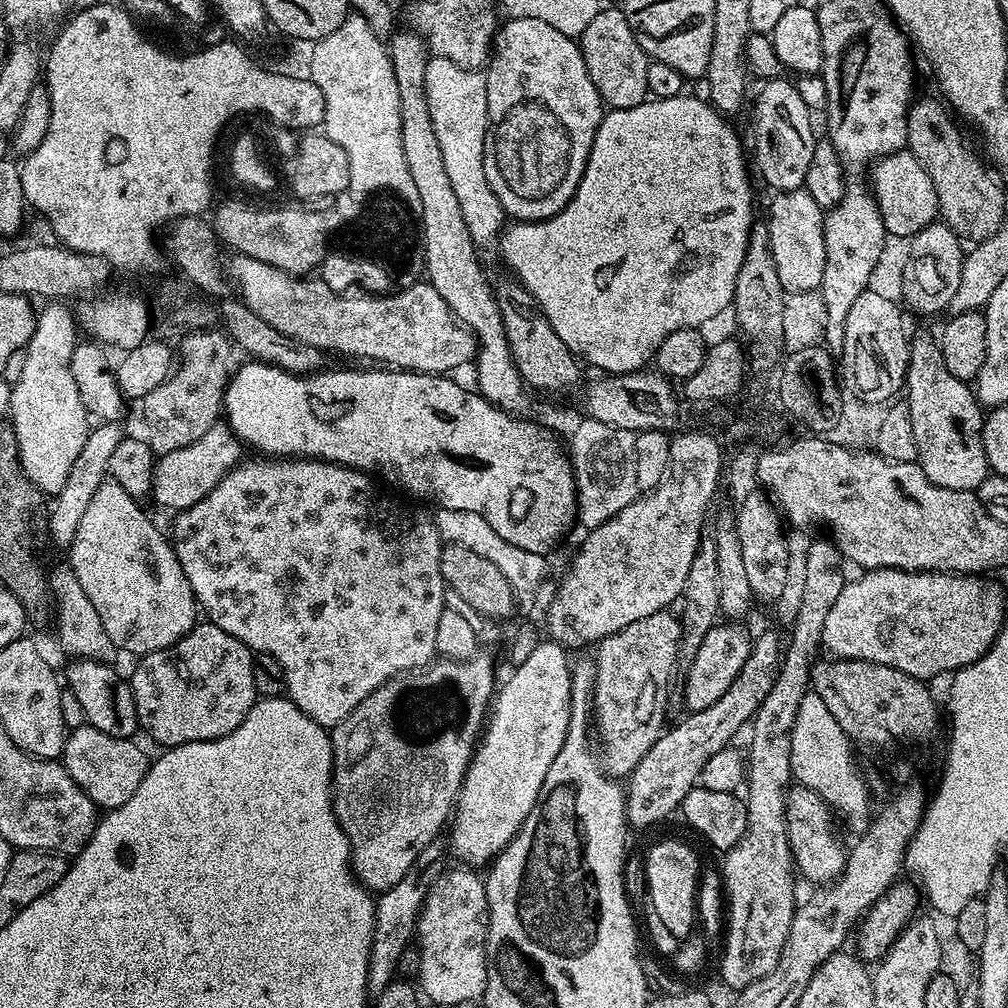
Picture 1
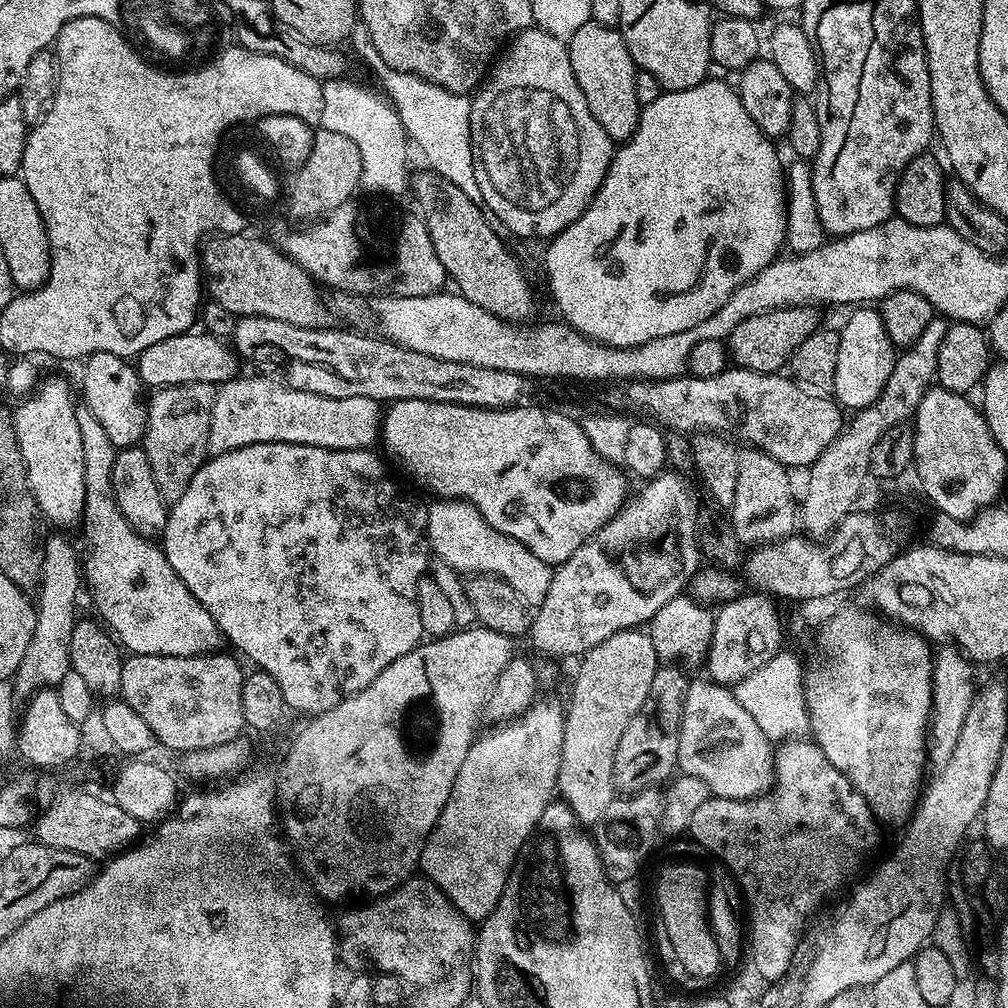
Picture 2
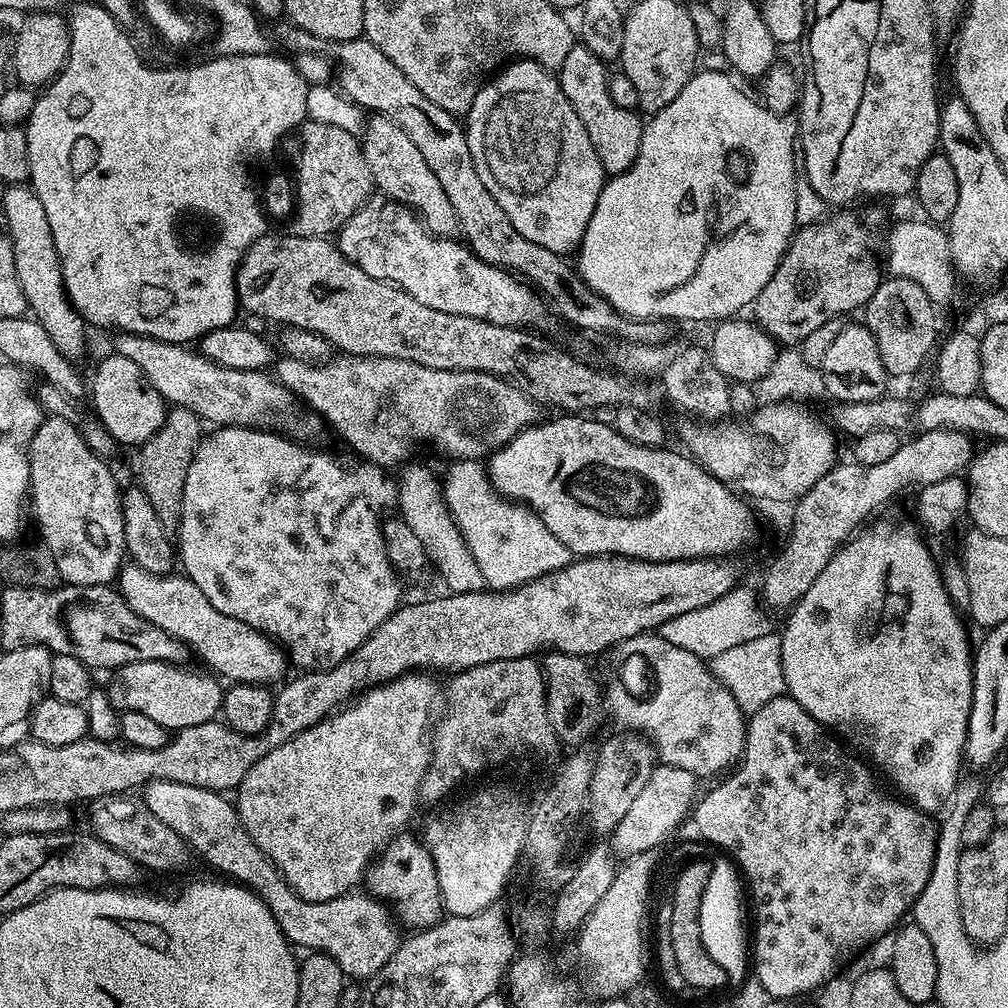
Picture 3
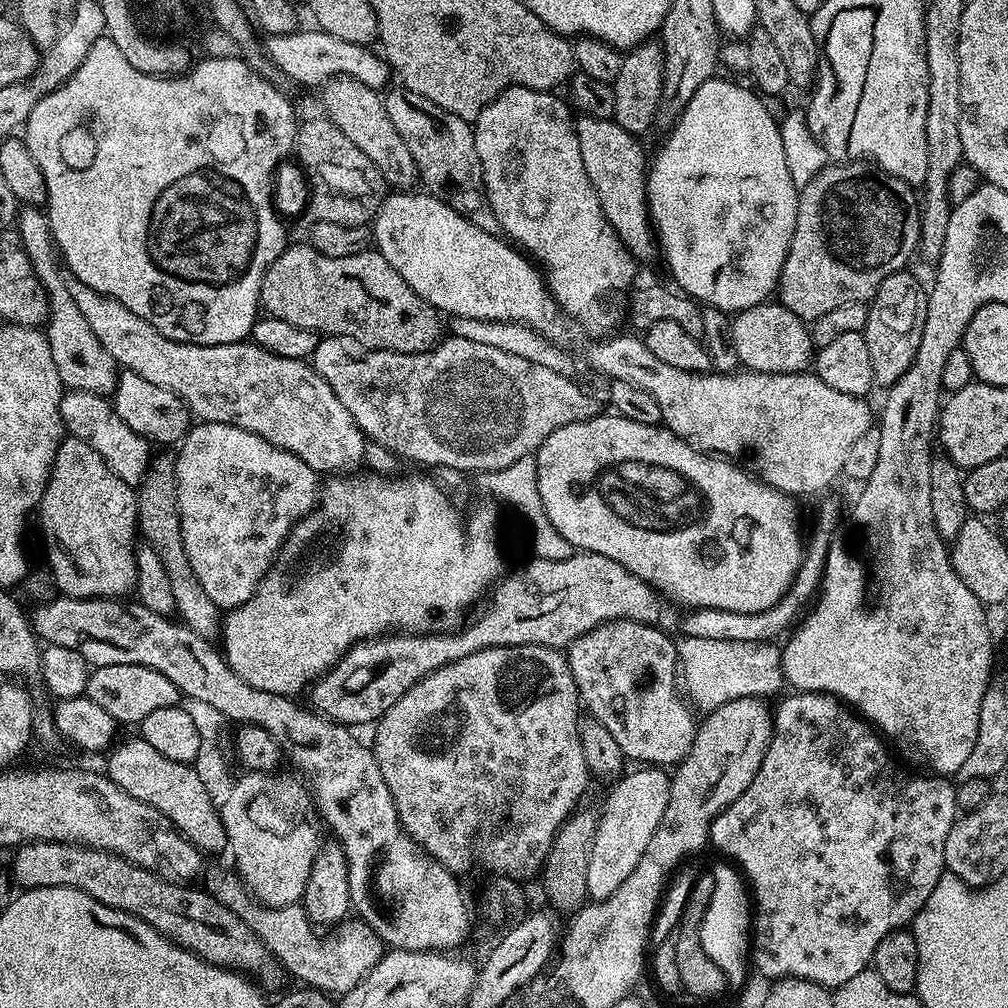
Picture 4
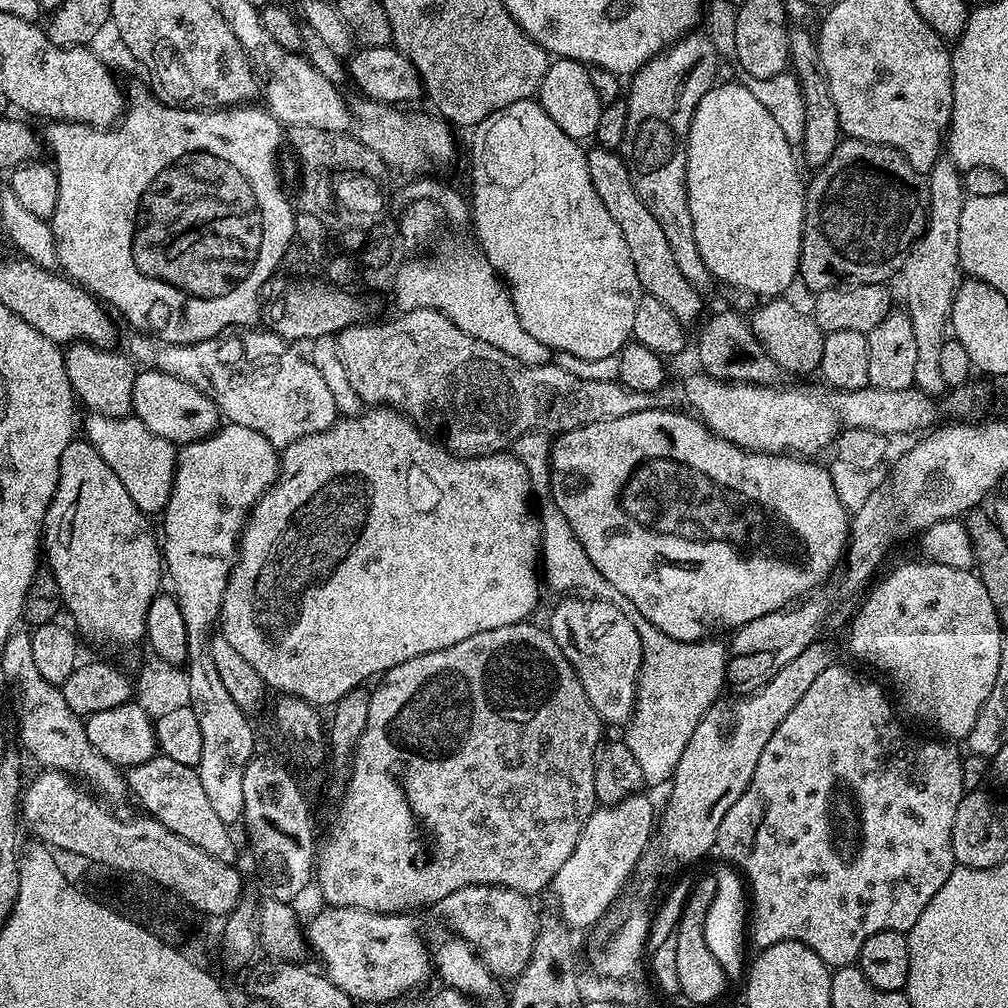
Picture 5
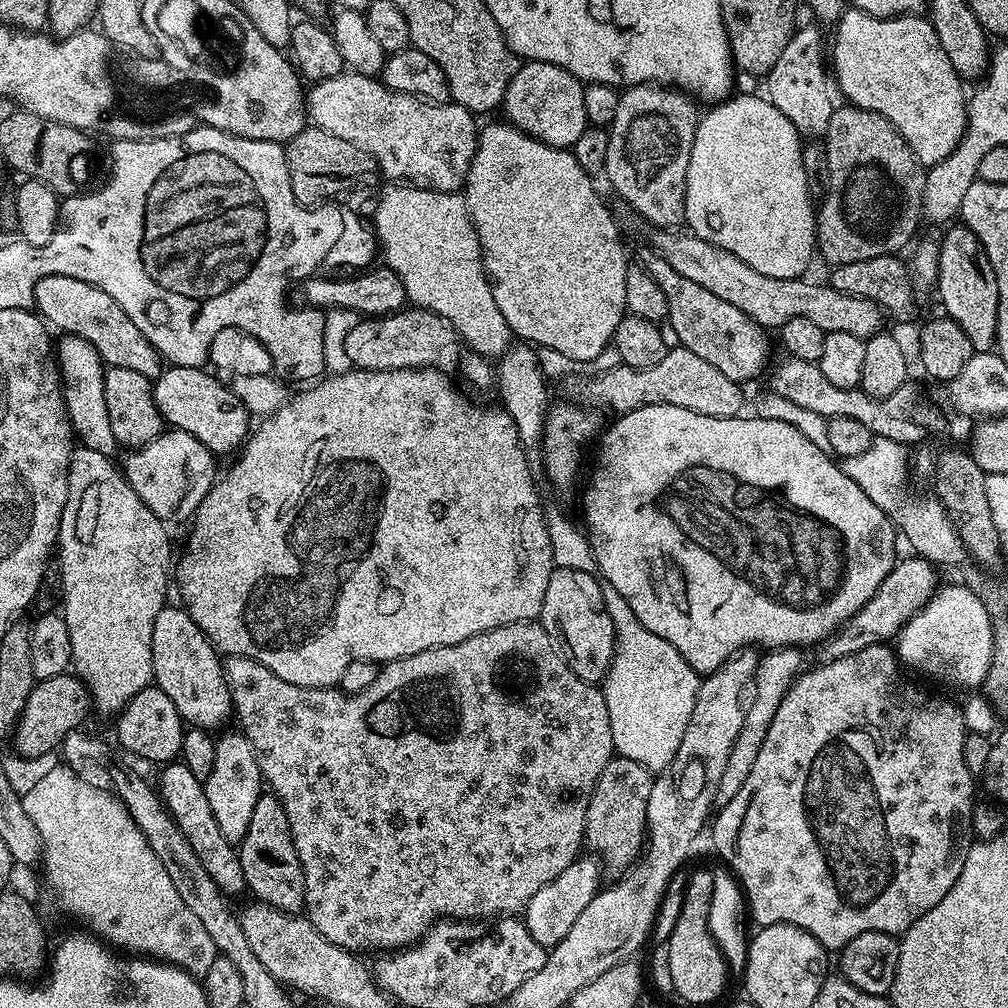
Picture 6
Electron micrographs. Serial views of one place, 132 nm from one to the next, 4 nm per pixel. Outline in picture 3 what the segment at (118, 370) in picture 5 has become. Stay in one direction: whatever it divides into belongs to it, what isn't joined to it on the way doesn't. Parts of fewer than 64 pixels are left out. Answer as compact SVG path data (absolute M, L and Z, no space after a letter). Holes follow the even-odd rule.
M8 186L4 192L4 224L8 241L14 250L14 270L18 270L18 282L34 319L50 334L50 342L58 346L60 353L73 362L84 352L84 328L86 322L76 313L64 289L58 250L54 246L54 234L50 234L50 222L46 222L46 210L38 194L28 186Z

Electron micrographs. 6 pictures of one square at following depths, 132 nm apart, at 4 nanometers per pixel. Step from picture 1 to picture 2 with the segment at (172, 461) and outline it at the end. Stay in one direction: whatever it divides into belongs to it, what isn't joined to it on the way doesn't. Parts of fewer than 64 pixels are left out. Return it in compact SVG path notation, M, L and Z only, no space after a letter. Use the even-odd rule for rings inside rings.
M237 374L231 380L219 385L216 401L210 410L209 453L229 452L250 444L262 442L290 442L291 444L310 444L323 448L367 448L377 443L382 432L382 404L366 396L332 398L322 394L294 388L283 379L271 380L271 375L243 376Z

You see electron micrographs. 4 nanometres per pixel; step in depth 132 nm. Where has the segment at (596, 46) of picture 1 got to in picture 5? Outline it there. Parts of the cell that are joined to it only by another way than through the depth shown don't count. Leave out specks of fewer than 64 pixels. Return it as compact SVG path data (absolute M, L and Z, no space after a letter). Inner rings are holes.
M601 146L594 148L593 152L587 153L590 182L594 182L594 190L598 190L598 198L602 198L602 206L606 206L610 218L618 222L618 230L622 230L622 238L630 250L630 259L634 262L634 274L638 274L641 289L647 295L658 298L658 302L664 303L670 314L678 318L680 324L695 325L702 316L702 311L700 312L702 297L678 270L677 263L673 259L673 251L666 242L665 233L657 218L650 214L650 210L635 193L623 158L619 151L611 148Z

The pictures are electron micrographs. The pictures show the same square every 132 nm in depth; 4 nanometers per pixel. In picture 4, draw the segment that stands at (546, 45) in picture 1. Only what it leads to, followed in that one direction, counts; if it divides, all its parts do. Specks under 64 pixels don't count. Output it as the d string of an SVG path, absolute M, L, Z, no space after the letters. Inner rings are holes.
M507 88L504 92L498 94L490 102L481 114L474 121L474 131L476 133L476 149L478 158L482 162L482 174L484 175L484 185L486 194L490 198L490 206L498 218L503 235L509 241L515 242L529 257L534 258L535 263L542 269L546 277L548 289L552 292L553 298L558 302L558 306L571 320L573 320L585 333L589 332L592 338L607 338L617 331L620 323L626 320L626 296L633 287L632 279L636 276L637 261L633 260L627 248L616 236L616 231L610 226L602 206L598 202L598 194L590 182L589 175L586 174L586 166L582 164L582 150L578 150L578 138L576 137L576 126L574 116L568 113L569 105L556 97L551 91L540 91L538 89L528 88Z

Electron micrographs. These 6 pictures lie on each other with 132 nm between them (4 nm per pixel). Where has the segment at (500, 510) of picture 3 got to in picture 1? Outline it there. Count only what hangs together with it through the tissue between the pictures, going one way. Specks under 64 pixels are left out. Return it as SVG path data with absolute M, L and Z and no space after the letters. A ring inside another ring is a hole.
M436 508L434 519L441 541L466 546L466 550L474 550L474 554L482 554L482 558L486 558L495 566L497 573L512 589L512 598L517 609L528 608L535 602L536 595L540 592L540 583L544 580L545 557L541 553L527 552L506 542L506 538L498 538L490 522L486 522L482 514L470 514L466 510Z

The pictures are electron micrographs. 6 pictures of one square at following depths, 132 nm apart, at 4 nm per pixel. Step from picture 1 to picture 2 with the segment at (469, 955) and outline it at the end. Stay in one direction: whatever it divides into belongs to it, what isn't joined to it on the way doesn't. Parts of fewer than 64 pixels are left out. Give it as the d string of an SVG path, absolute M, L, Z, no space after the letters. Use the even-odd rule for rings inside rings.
M413 874L379 898L373 899L372 904L364 904L361 908L352 908L335 921L334 927L338 937L338 952L341 957L354 962L356 960L372 960L376 962L376 970L394 974L407 985L416 984L421 988L443 979L457 964L460 956L473 949L476 932L469 918L453 904L447 893L437 882L423 874Z

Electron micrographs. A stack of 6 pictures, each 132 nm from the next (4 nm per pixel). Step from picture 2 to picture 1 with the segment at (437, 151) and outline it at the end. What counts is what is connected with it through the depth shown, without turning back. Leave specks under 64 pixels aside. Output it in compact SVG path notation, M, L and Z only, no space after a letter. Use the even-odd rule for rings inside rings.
M432 56L424 71L424 88L430 106L430 122L434 122L434 134L442 150L442 162L450 177L450 187L462 206L462 218L470 230L470 238L484 246L497 239L506 227L506 213L502 202L490 190L486 182L484 147L488 133L488 107L486 106L486 78L475 68L463 68L450 58Z

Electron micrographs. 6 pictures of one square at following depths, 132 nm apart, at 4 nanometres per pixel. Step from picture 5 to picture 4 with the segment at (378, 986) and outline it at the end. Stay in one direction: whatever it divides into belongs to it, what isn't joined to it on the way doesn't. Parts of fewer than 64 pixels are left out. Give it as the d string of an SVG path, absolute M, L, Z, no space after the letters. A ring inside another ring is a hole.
M208 868L202 881L204 891L215 896L222 906L234 910L250 930L270 950L270 954L279 962L289 977L297 976L304 986L319 988L329 994L349 992L365 974L380 960L386 951L386 945L380 935L369 924L359 918L345 918L339 924L329 927L325 936L319 936L317 925L311 924L300 904L274 906L262 904L253 897L244 885L239 872L224 868Z

